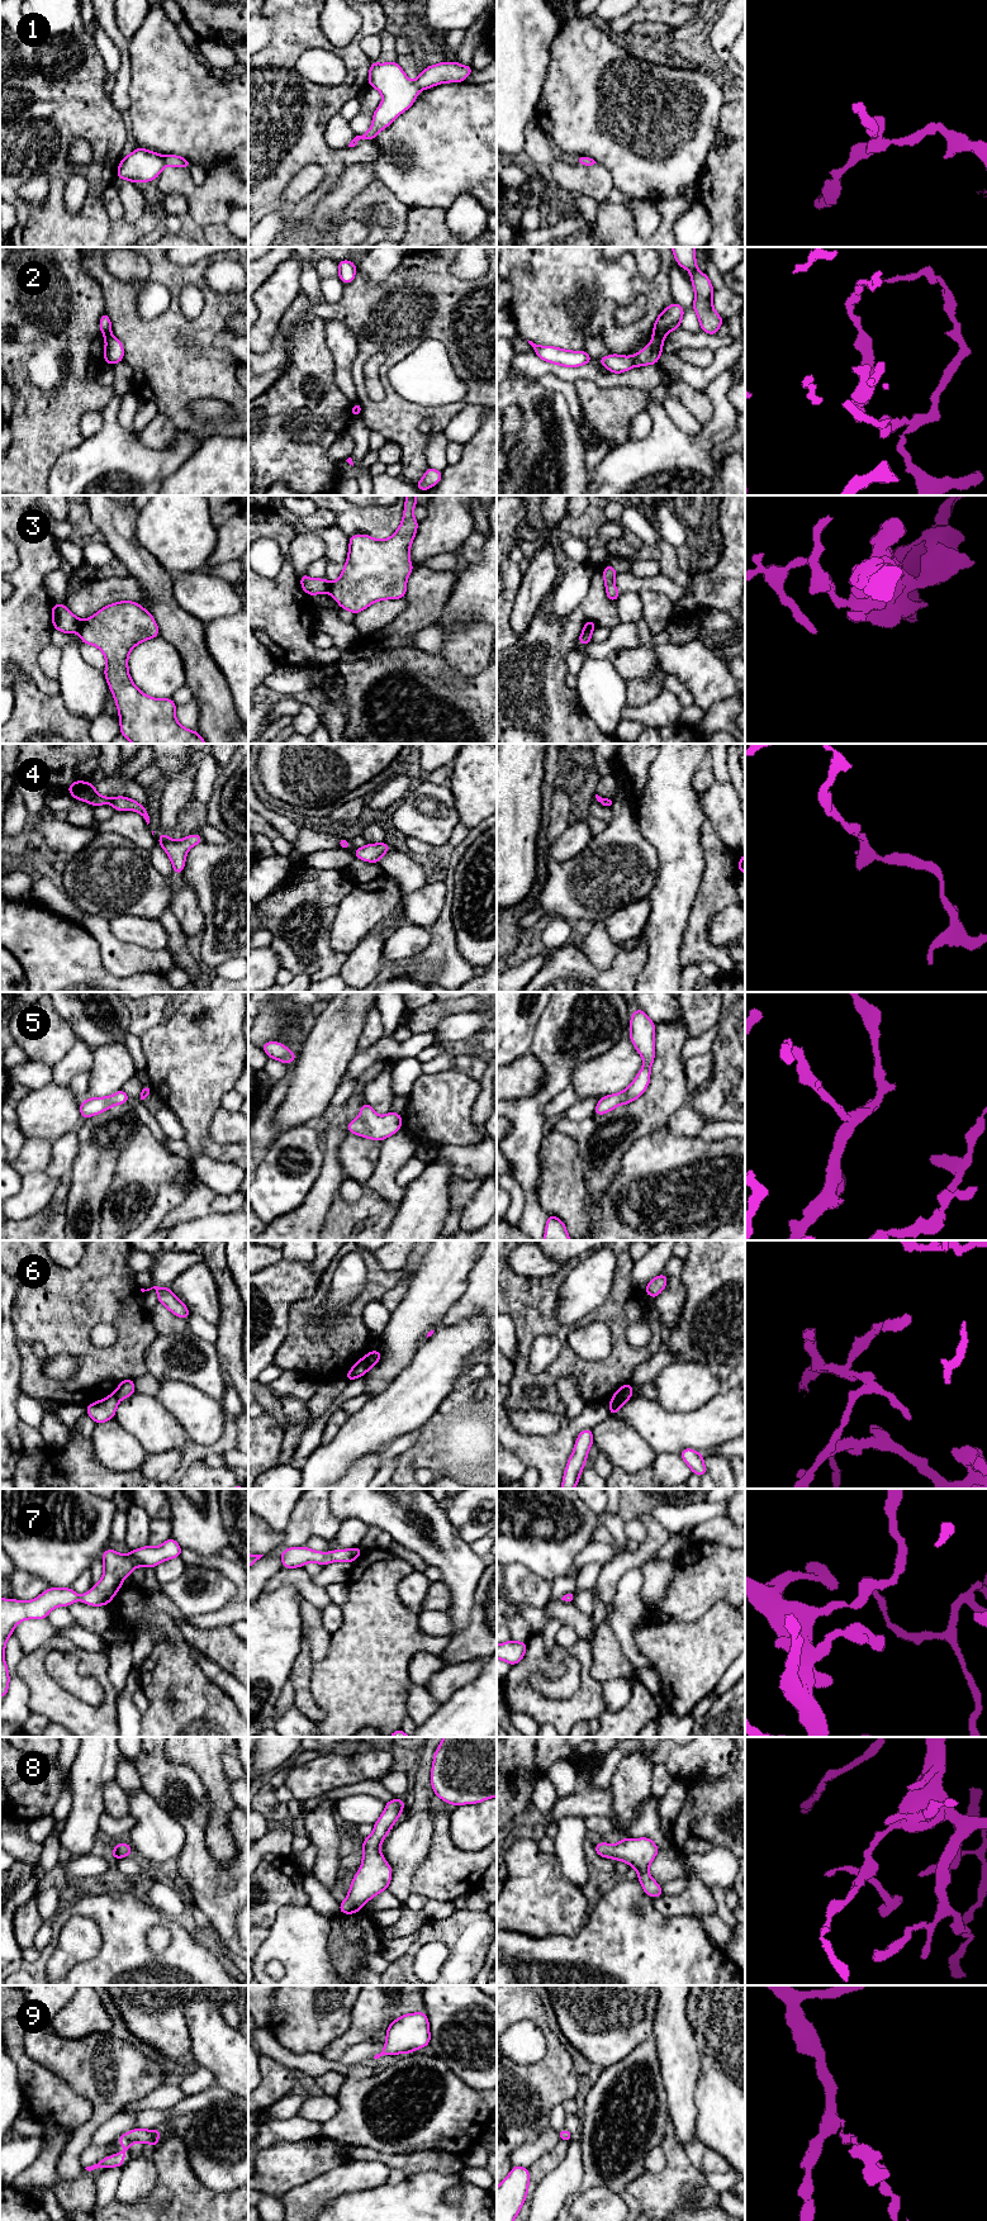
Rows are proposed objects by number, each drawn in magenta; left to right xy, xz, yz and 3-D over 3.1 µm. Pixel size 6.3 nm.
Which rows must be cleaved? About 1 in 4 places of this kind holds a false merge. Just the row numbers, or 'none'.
2, 3, 6

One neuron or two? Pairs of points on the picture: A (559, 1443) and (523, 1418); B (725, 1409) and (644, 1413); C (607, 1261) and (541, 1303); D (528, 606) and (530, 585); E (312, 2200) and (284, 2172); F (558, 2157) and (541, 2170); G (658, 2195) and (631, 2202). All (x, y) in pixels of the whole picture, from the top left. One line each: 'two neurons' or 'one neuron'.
A: two neurons
B: one neuron
C: two neurons
D: one neuron
E: two neurons
F: one neuron
G: two neurons

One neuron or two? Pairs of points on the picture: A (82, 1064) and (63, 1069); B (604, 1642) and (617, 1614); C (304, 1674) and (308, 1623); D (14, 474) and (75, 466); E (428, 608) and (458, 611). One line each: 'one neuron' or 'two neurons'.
A: one neuron
B: two neurons
C: two neurons
D: two neurons
E: two neurons

